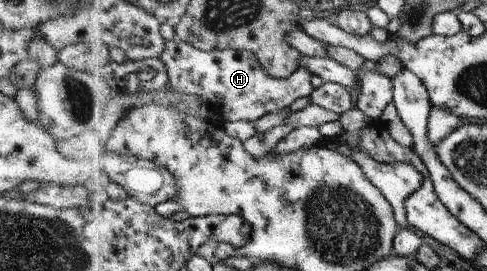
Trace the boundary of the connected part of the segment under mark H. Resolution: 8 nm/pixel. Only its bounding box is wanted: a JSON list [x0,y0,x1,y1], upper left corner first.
[161,39,316,122]

